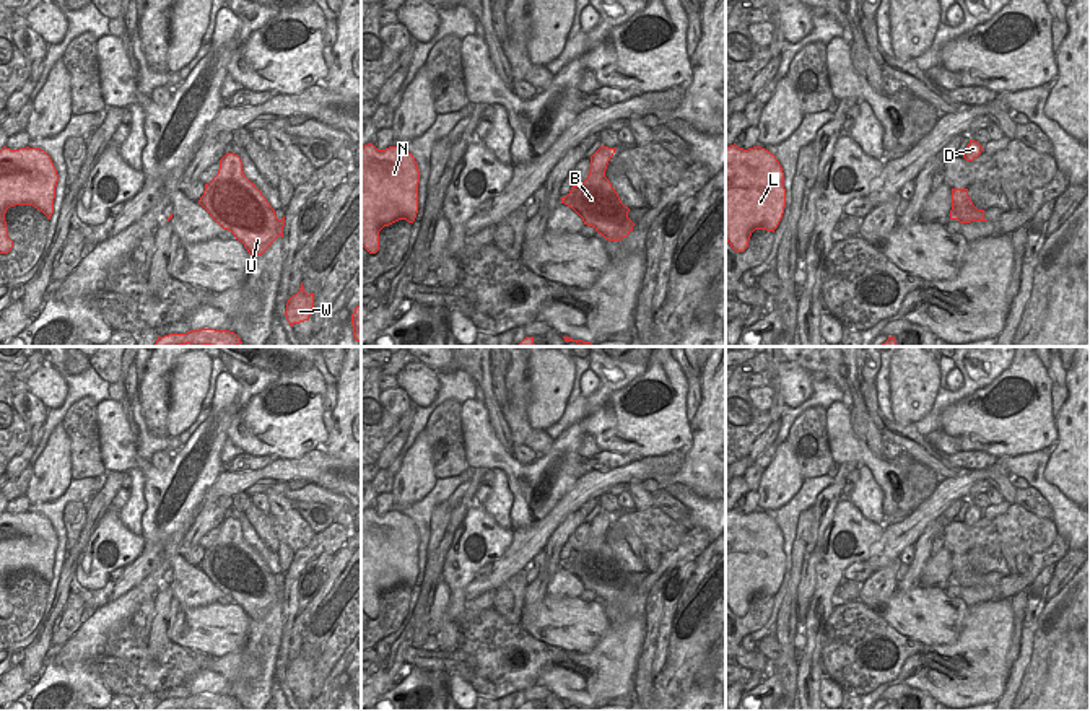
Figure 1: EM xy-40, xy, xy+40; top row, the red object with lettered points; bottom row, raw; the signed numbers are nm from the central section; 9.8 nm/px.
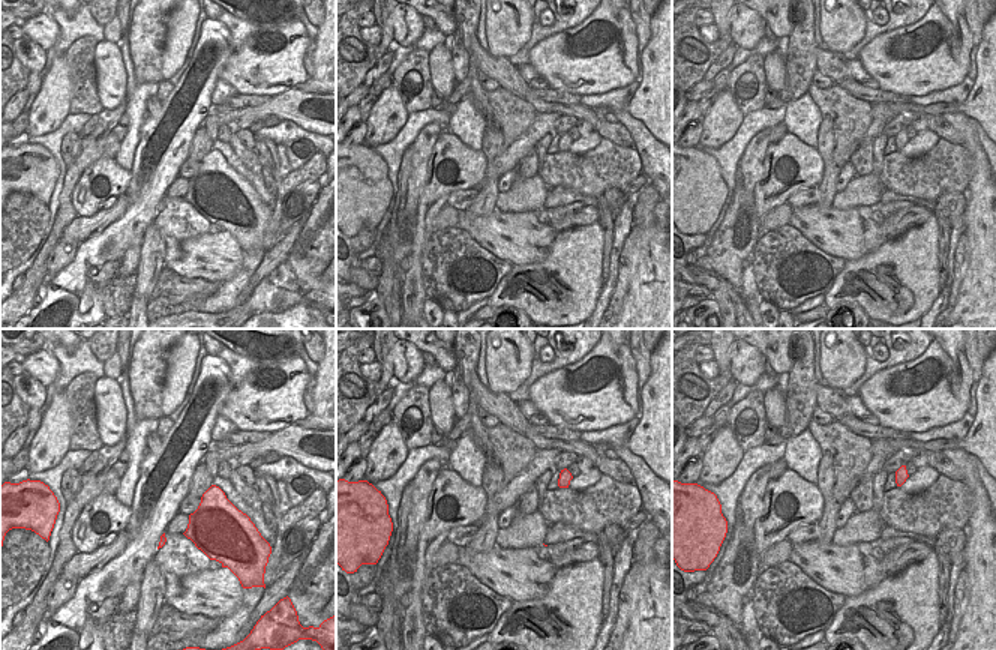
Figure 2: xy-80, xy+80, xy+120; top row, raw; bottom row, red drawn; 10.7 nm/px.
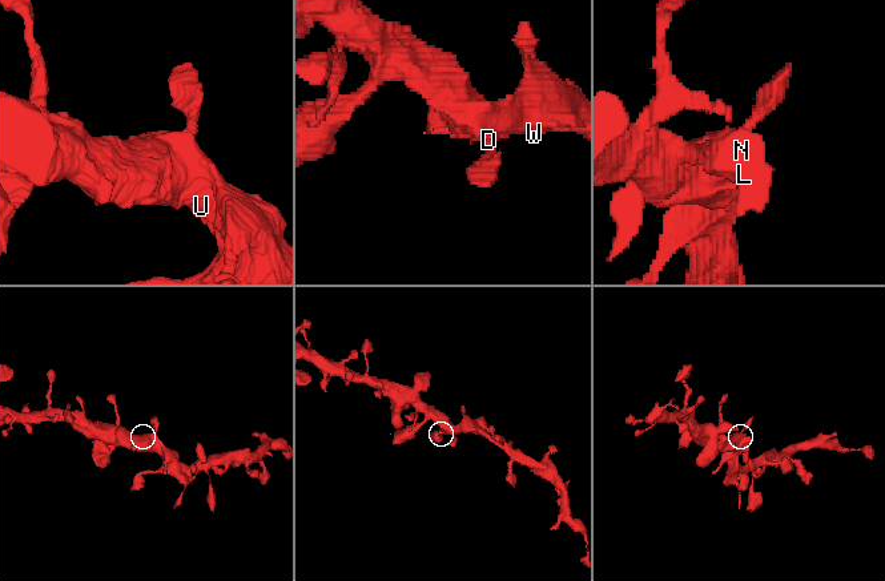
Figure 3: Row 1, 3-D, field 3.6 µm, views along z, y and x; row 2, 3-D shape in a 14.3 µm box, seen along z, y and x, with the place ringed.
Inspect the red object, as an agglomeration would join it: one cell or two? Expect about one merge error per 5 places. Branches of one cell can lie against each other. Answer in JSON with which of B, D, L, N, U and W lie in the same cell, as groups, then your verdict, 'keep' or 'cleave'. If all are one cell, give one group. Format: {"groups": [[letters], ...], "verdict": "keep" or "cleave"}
{"groups": [["B", "D", "L", "N", "U", "W"]], "verdict": "keep"}

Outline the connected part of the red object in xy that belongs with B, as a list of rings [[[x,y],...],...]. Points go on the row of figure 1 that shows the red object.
[[[600,146],[591,156],[589,176],[579,185],[573,185],[561,203],[571,207],[584,221],[608,241],[621,241],[634,223],[628,218],[625,207],[605,177],[605,169],[617,148]]]

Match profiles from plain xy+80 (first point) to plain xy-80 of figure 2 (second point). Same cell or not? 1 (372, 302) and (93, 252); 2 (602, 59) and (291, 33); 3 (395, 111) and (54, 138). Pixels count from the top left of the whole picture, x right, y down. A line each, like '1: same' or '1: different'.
1: same
2: same
3: different

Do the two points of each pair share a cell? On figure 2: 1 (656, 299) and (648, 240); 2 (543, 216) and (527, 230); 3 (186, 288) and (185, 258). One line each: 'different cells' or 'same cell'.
1: same cell
2: different cells
3: different cells

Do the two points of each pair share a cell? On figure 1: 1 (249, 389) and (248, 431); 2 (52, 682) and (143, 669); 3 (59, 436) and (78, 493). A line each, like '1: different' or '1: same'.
1: different
2: different
3: different

